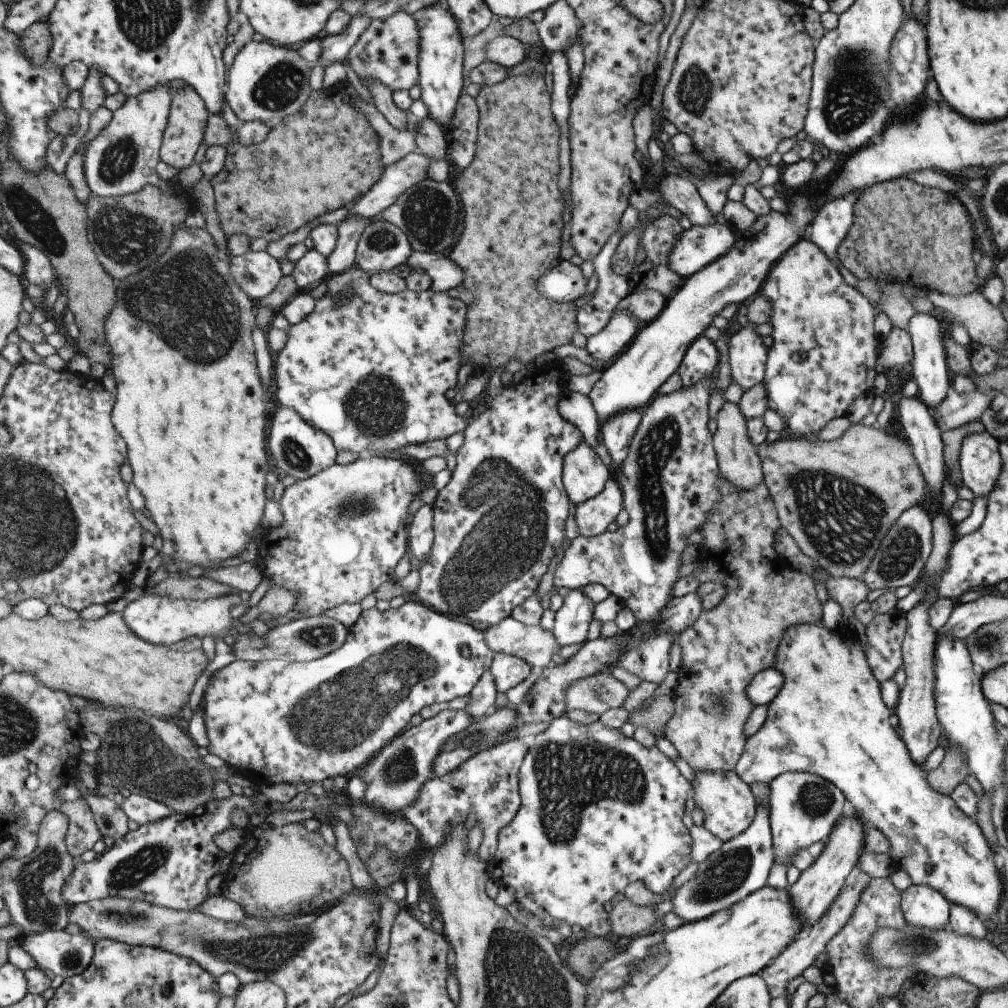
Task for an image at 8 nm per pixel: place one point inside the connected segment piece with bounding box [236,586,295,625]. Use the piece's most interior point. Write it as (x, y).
(277, 601)

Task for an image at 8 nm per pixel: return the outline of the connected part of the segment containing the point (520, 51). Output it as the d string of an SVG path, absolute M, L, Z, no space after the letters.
M502 33L495 36L487 44L487 50L485 50L485 60L499 64L501 68L505 69L519 64L526 56L527 48L521 42Z

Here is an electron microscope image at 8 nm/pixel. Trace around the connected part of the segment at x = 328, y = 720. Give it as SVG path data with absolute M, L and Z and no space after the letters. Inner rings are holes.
M406 598L405 604L399 608L389 608L385 611L376 610L374 607L363 610L353 626L348 628L344 644L340 648L319 658L319 660L287 663L279 660L259 660L258 662L235 660L229 665L215 671L213 678L208 681L203 692L203 725L207 732L207 752L220 758L227 768L233 770L240 777L253 782L263 782L265 785L289 783L321 782L333 776L353 776L367 760L370 760L385 744L389 743L399 732L404 731L409 724L411 716L418 714L424 706L434 703L446 703L457 697L469 694L473 684L480 680L481 674L489 668L493 652L485 644L482 627L467 623L453 617L447 617L427 604L421 604L416 599Z

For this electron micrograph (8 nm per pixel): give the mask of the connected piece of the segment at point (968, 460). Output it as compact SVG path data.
M985 430L961 440L958 460L962 486L971 490L974 498L986 498L1001 472L997 444Z

